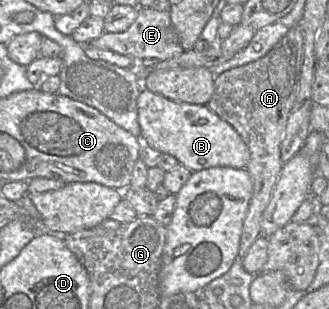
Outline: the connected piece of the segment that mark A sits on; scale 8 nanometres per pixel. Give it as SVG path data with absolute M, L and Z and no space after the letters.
M297 24L289 28L265 56L224 71L214 78L213 95L207 106L238 132L250 152L246 169L253 182L253 194L242 227L238 252L241 259L262 235L261 218L284 165L280 146L299 89L303 58L304 39Z

